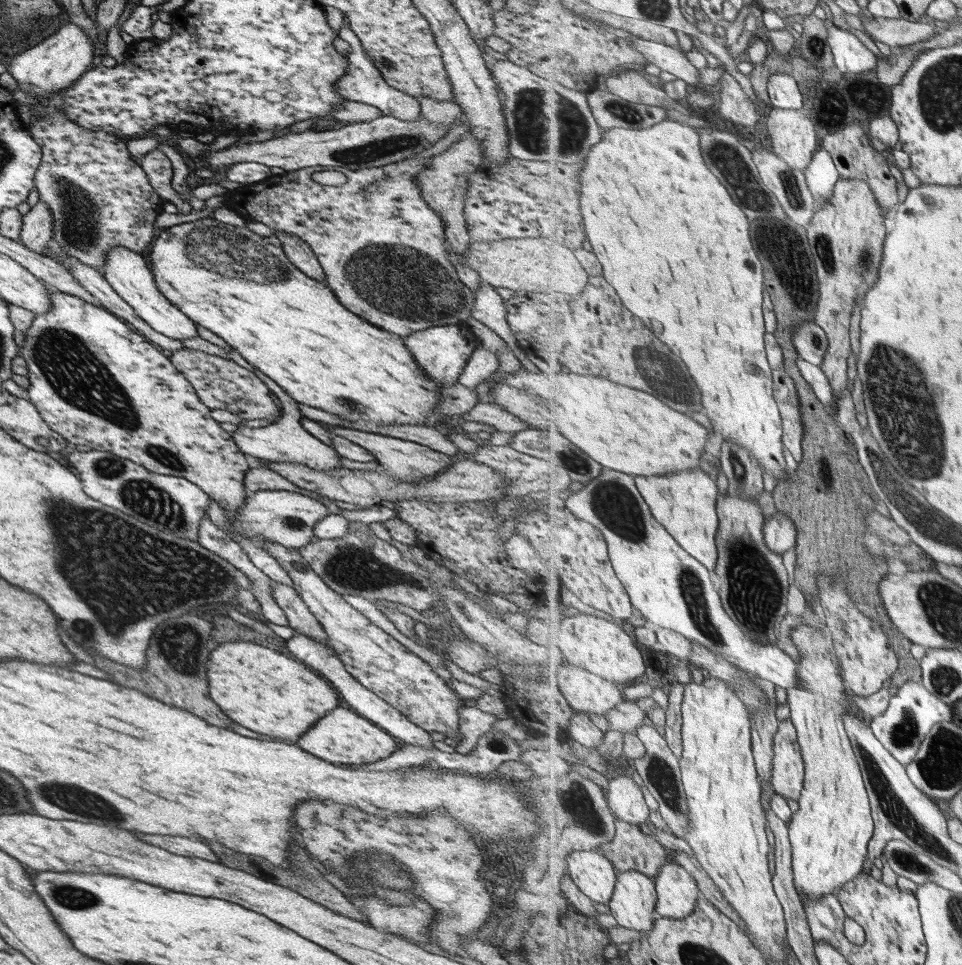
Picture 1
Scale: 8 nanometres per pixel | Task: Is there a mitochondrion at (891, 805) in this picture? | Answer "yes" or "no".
yes

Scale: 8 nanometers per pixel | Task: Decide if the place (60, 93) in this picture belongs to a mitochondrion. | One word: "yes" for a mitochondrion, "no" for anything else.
no

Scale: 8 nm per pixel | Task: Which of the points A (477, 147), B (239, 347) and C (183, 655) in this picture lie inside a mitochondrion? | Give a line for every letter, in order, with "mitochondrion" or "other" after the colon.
A: other
B: other
C: mitochondrion

